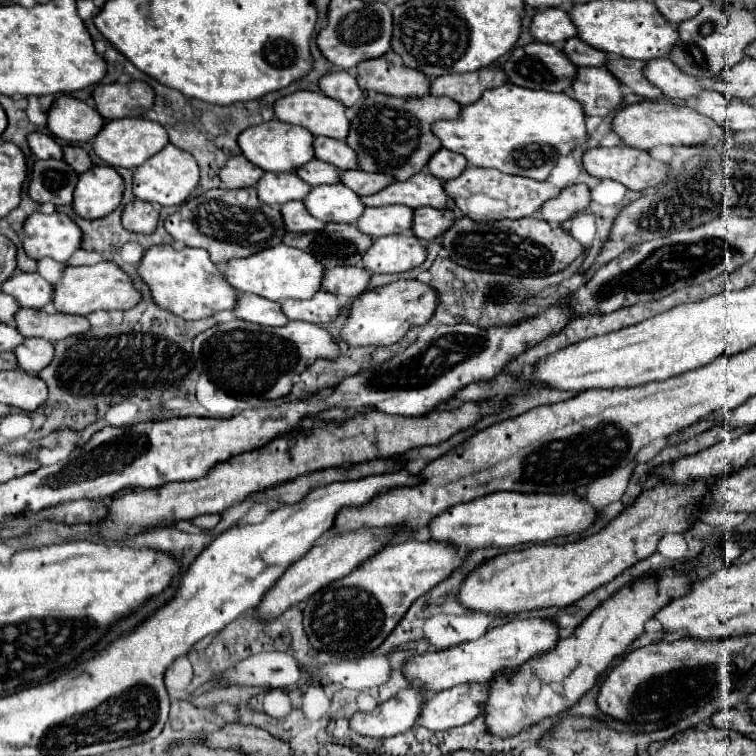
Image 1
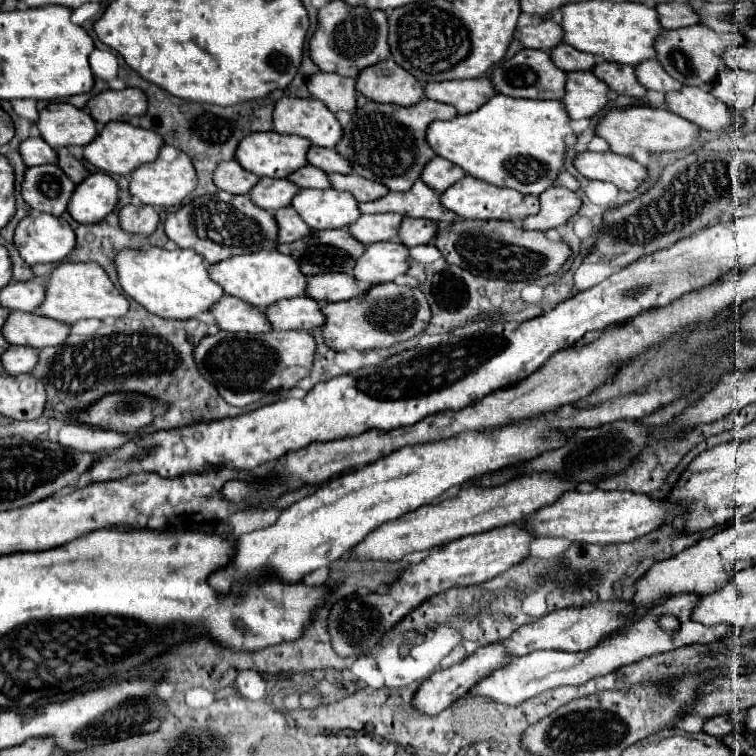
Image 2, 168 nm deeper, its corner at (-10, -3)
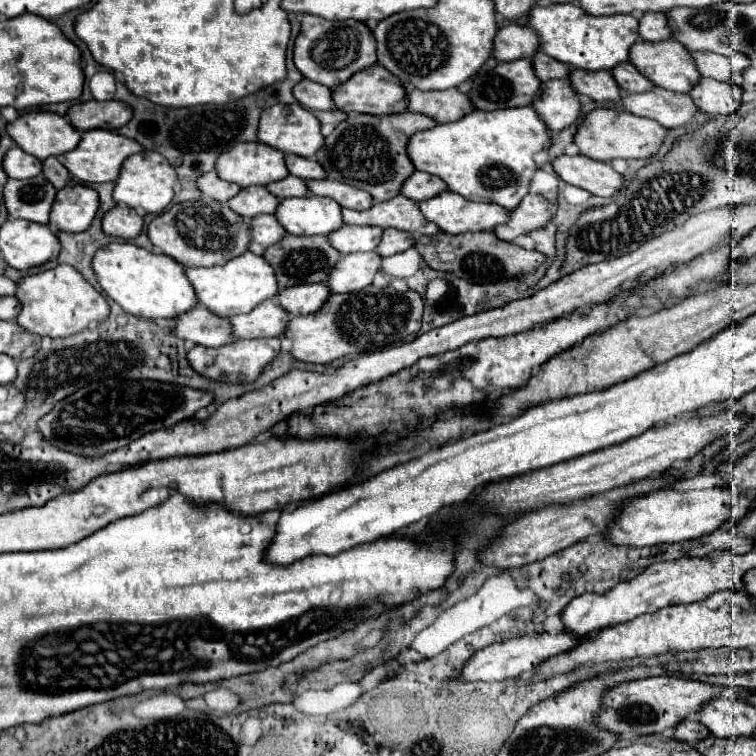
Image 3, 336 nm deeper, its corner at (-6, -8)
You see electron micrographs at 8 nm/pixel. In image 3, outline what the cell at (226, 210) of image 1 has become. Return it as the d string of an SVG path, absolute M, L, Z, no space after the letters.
M204 197L198 201L176 203L168 211L156 215L150 223L150 241L184 267L214 267L224 265L230 257L246 251L250 229L248 223L230 211L226 203Z

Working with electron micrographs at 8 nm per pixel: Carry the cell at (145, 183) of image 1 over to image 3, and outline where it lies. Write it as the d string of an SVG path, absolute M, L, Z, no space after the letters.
M140 151L130 155L120 169L118 179L114 181L114 201L126 207L142 207L146 213L162 213L174 197L176 183L174 167L156 151Z

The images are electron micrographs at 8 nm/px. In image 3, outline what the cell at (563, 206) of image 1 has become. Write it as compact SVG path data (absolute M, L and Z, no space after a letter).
M526 195L518 207L510 211L510 219L502 223L502 227L494 227L492 233L502 241L512 241L518 235L544 227L550 219L550 201L542 195Z

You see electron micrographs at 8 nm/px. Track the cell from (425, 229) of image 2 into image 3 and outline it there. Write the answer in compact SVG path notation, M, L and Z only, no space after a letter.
M384 229L382 241L378 245L378 253L384 255L384 257L390 257L390 255L396 255L396 253L410 249L412 245L414 245L412 233L396 231L396 229Z

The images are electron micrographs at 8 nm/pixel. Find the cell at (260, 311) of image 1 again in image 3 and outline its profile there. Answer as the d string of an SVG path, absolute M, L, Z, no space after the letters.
M200 305L176 315L172 333L184 341L204 347L222 347L234 341L230 335L230 323L218 315L210 315L210 311Z

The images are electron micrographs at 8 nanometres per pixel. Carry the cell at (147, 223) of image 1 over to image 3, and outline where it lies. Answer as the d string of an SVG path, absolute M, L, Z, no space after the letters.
M114 207L102 219L102 231L122 239L134 239L142 231L142 225L142 217L130 207Z

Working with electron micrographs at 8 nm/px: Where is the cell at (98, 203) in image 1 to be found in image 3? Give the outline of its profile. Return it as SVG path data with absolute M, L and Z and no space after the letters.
M70 183L56 193L48 225L56 231L66 233L86 231L96 211L98 211L98 193L86 185Z

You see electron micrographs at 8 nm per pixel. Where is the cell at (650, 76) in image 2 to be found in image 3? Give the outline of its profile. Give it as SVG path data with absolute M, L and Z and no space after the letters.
M626 61L626 63L620 63L618 67L614 67L614 71L610 71L614 81L618 83L618 87L624 91L624 93L644 93L648 89L652 89L654 85L636 71L636 67Z

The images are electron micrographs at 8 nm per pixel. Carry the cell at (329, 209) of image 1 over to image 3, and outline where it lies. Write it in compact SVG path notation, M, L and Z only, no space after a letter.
M306 195L280 201L276 209L278 223L292 235L328 235L342 227L340 205L330 197Z

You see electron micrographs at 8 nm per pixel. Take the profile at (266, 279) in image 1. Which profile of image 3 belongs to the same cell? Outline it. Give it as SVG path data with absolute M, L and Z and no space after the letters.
M246 251L234 259L230 259L226 265L214 265L214 267L188 267L186 271L188 281L194 287L196 299L202 307L206 307L210 313L220 315L224 319L252 311L258 303L266 299L274 299L278 295L278 283L274 269L258 255Z

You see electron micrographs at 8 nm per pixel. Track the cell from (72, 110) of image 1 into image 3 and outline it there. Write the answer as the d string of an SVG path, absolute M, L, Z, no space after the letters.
M46 111L22 113L6 125L6 131L24 153L40 161L72 151L80 141L80 133L64 117Z

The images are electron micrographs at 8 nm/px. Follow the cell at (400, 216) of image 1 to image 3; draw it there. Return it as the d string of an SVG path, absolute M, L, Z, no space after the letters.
M342 225L338 231L328 235L330 245L340 253L356 253L356 251L374 251L380 243L382 229L380 227L356 227Z

